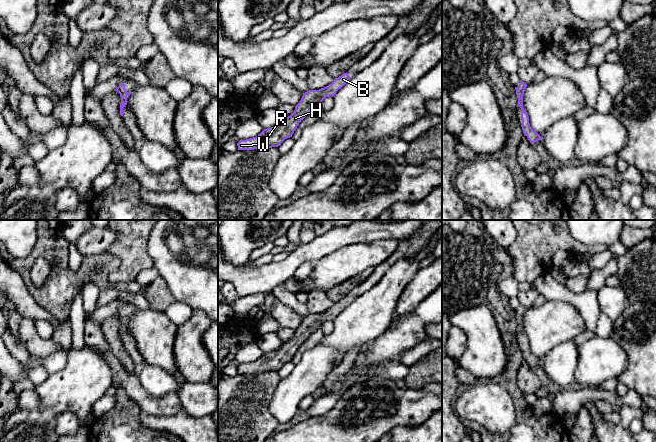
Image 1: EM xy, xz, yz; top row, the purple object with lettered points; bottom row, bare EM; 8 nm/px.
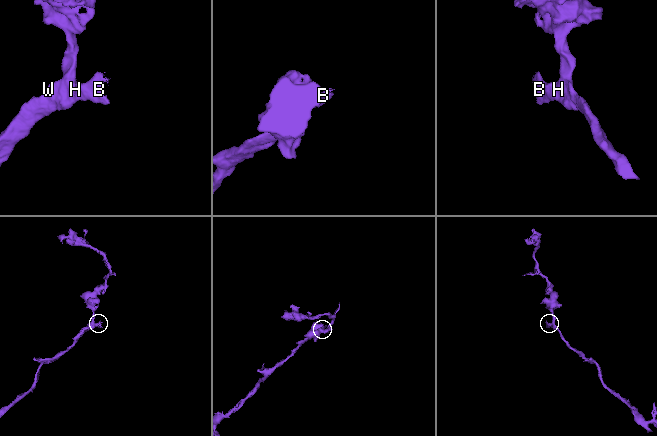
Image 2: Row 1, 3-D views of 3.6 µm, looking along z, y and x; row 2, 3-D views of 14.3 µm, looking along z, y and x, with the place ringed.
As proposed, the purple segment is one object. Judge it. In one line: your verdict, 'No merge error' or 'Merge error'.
No merge error

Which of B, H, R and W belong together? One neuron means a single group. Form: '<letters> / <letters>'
B H R W

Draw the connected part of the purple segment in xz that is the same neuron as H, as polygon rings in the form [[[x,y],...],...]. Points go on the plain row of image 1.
[[[346,296],[335,302],[331,308],[324,312],[309,314],[303,317],[300,326],[295,330],[295,334],[290,340],[282,343],[279,349],[264,353],[256,361],[240,364],[237,367],[238,374],[254,374],[280,370],[285,363],[292,361],[299,347],[315,330],[321,328],[326,321],[333,321],[350,303]]]

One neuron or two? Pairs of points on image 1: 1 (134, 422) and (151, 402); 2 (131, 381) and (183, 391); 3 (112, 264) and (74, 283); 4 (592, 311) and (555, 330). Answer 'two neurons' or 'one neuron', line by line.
1: two neurons
2: two neurons
3: one neuron
4: two neurons

